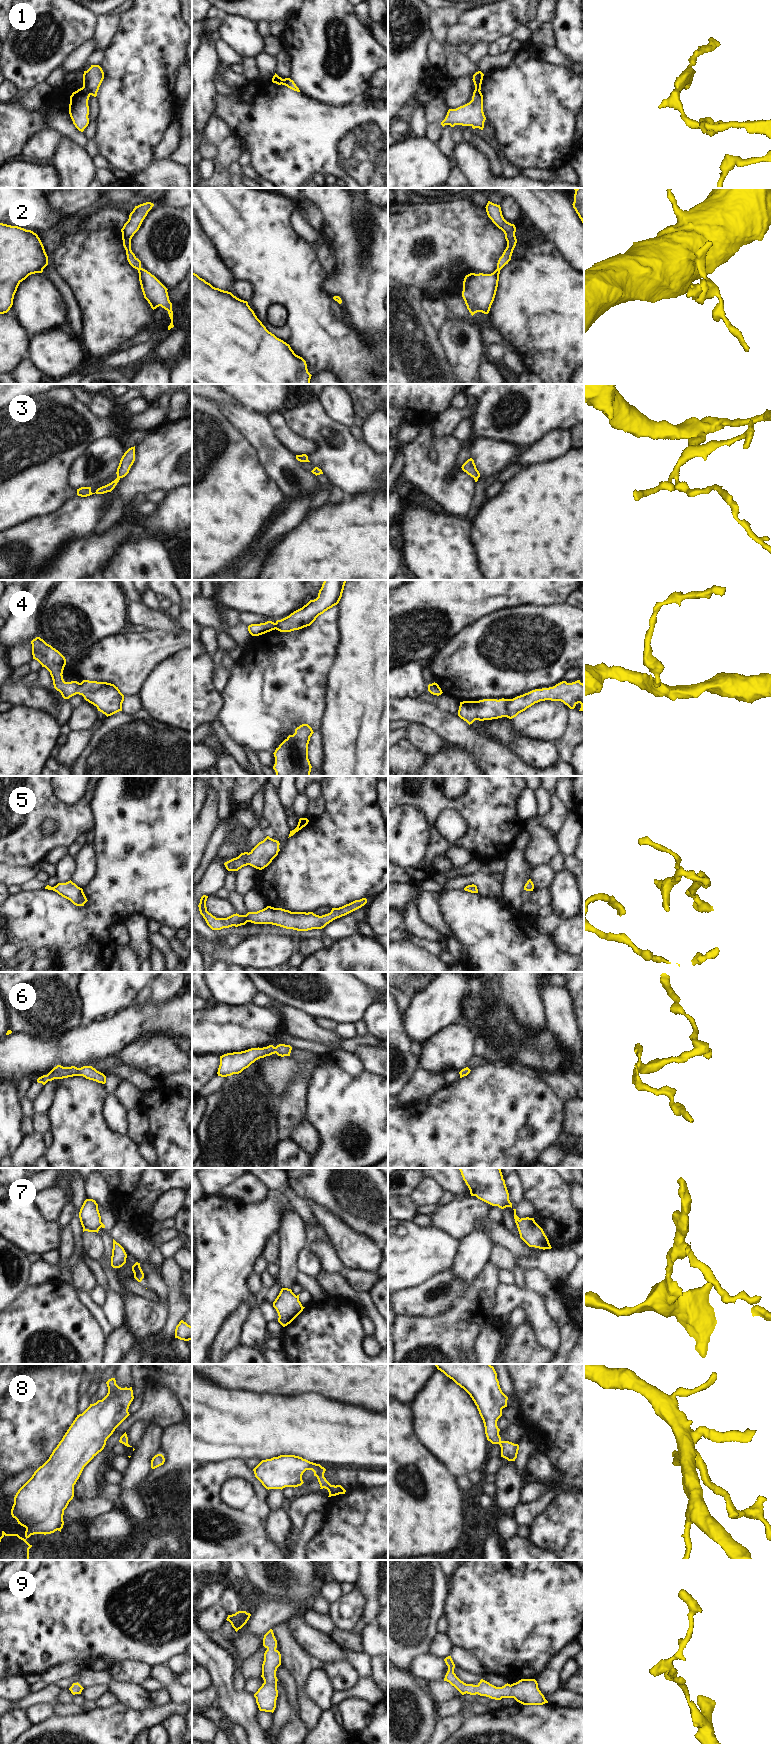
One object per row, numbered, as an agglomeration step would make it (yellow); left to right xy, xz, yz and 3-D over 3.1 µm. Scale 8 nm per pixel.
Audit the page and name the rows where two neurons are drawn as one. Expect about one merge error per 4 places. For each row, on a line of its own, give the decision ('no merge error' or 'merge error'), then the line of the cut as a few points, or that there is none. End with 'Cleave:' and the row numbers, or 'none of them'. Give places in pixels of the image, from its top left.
1: merge error; cut xy (82, 87), (90, 94)
2: no merge error; cut none
3: no merge error; cut none
4: no merge error; cut none
5: no merge error; cut none
6: no merge error; cut none
7: merge error; cut xy (99, 1215), (99, 1221), (102, 1226)
8: no merge error; cut none
9: no merge error; cut none
Cleave: 1, 7

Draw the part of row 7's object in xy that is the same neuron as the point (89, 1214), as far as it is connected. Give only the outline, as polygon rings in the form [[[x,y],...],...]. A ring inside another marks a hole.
[[[86,1199],[80,1209],[79,1218],[83,1232],[97,1232],[102,1227],[99,1219],[98,1204],[93,1199]]]

